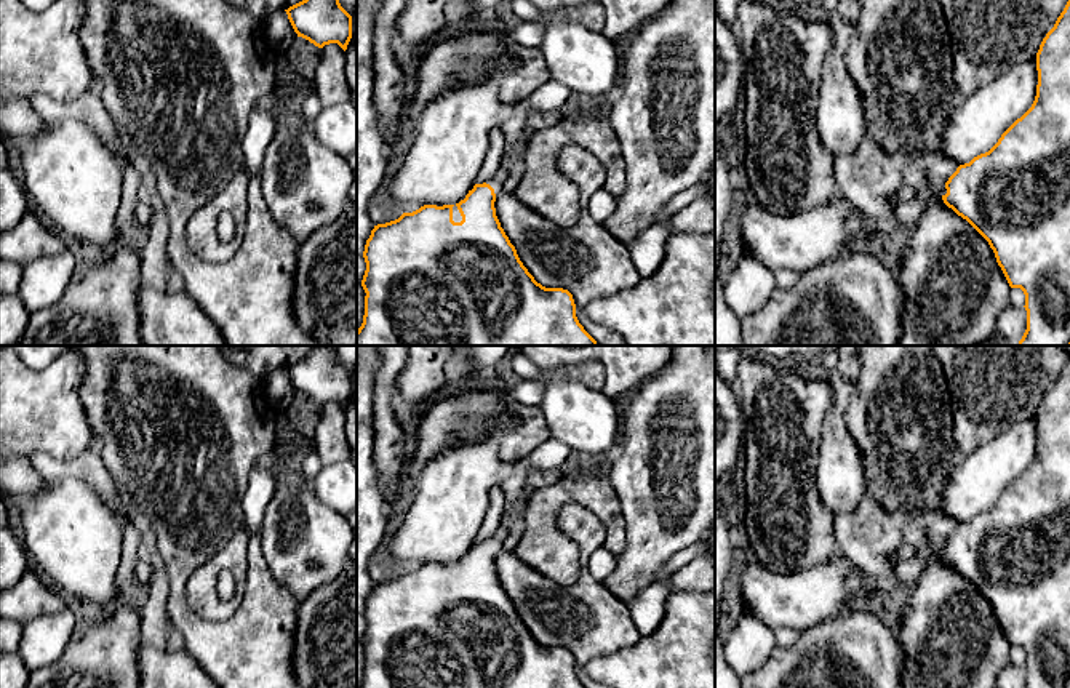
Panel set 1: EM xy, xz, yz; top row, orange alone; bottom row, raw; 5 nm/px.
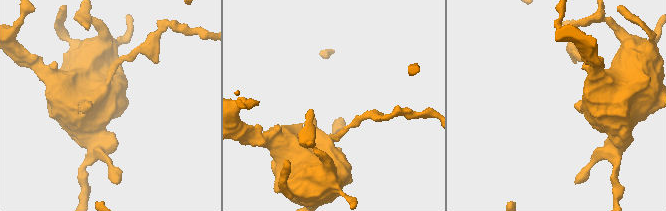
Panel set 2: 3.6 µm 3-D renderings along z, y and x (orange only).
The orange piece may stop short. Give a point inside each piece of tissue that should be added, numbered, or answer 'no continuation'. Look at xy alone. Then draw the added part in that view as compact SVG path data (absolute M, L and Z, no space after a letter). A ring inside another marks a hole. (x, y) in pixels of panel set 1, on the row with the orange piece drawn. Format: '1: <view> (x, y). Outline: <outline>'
no continuation

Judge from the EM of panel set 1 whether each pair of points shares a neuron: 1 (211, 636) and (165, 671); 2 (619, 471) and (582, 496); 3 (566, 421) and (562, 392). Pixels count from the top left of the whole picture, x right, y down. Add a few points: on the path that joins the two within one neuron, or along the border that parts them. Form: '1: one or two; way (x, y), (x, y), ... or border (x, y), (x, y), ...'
1: two; border (181, 644), (205, 671)
2: two; border (608, 479), (622, 514)
3: one; way (566, 415), (566, 404), (562, 399)

